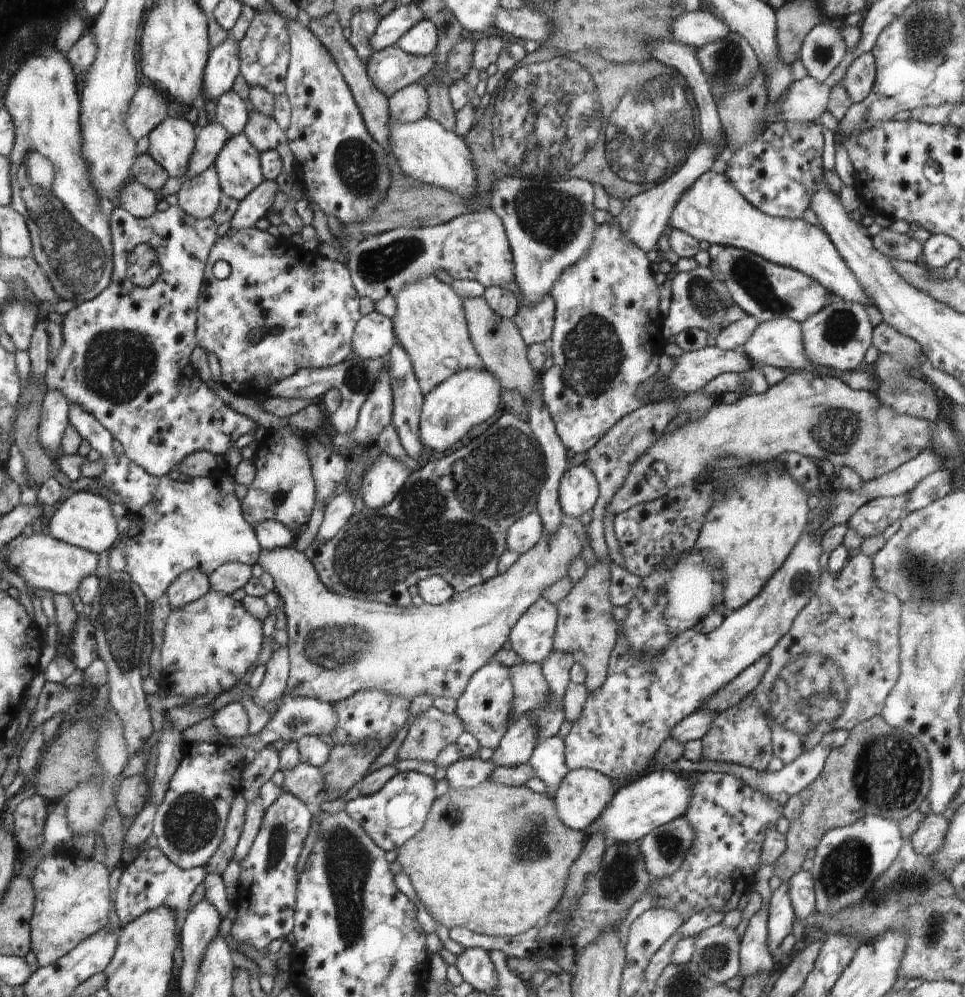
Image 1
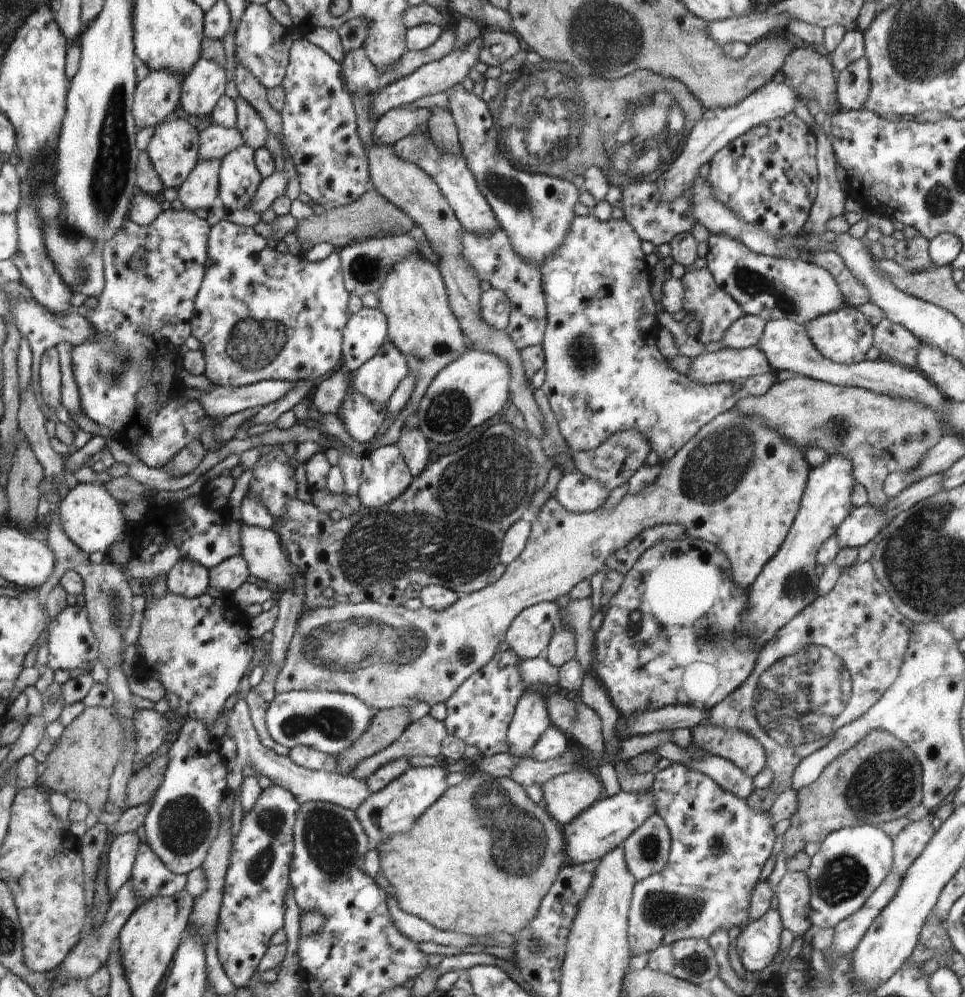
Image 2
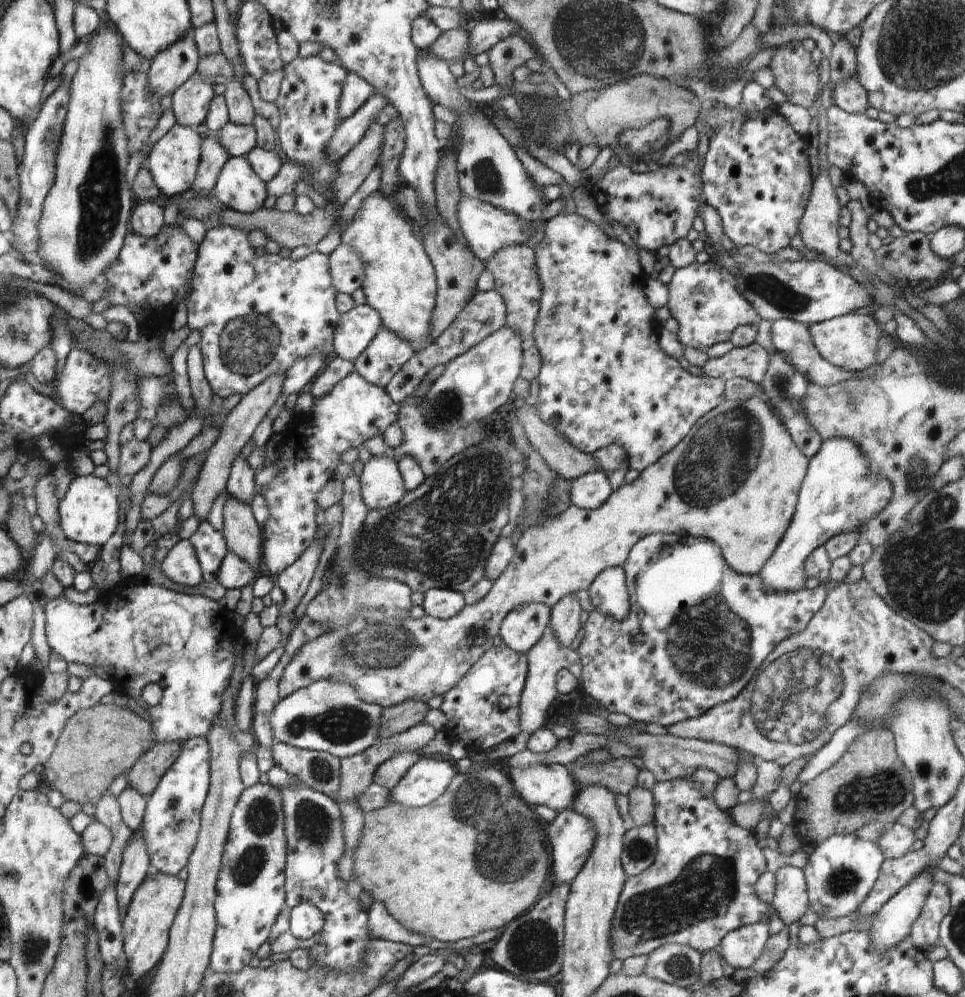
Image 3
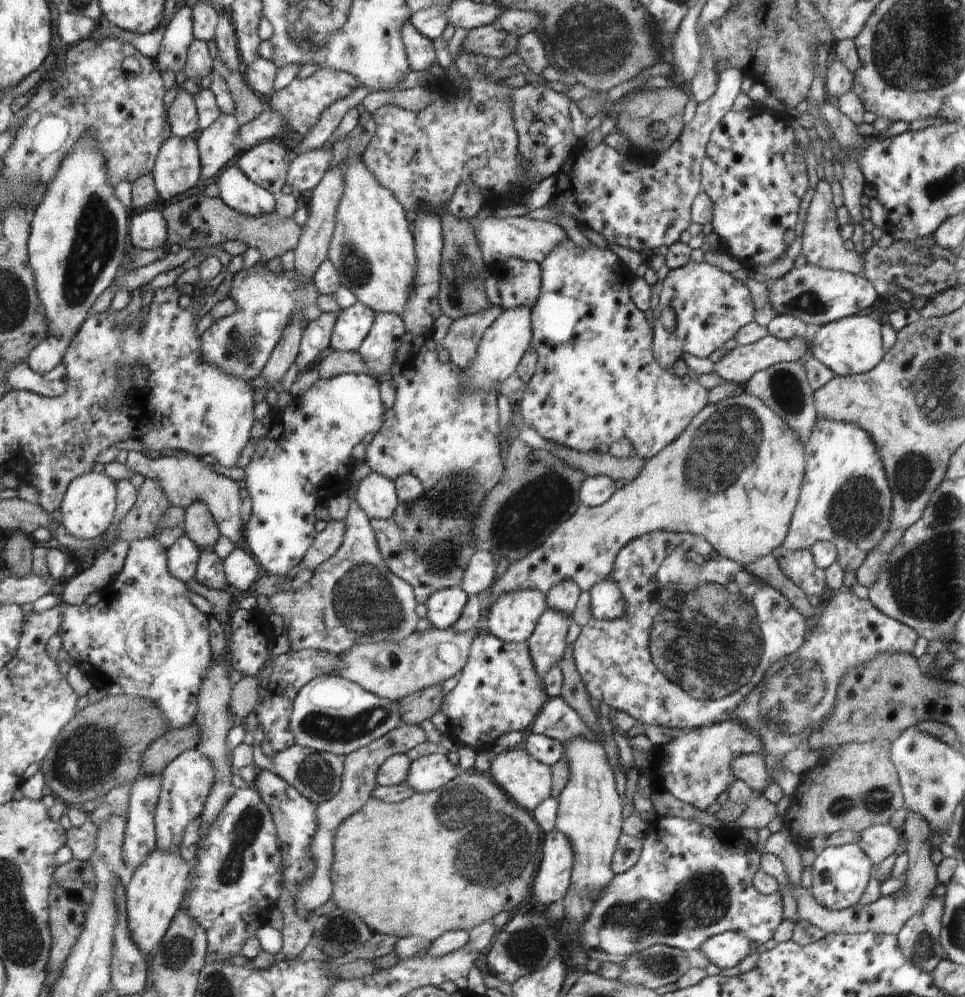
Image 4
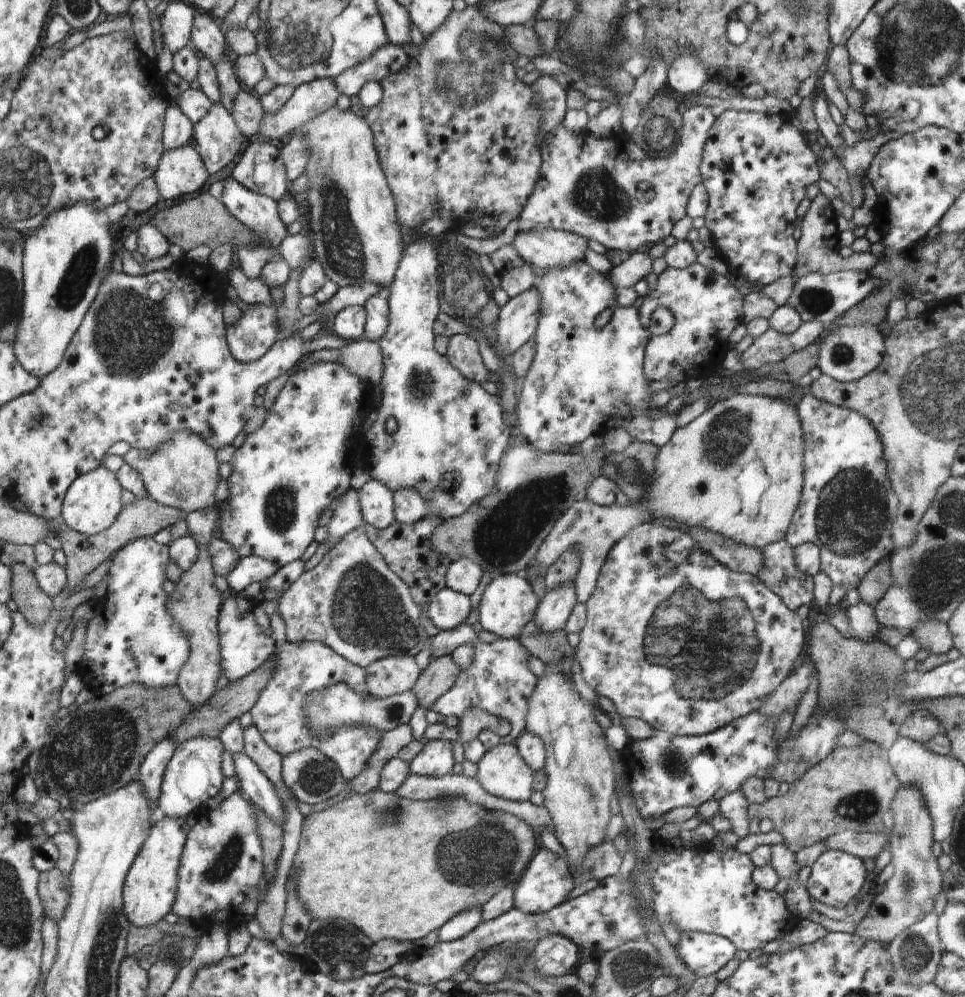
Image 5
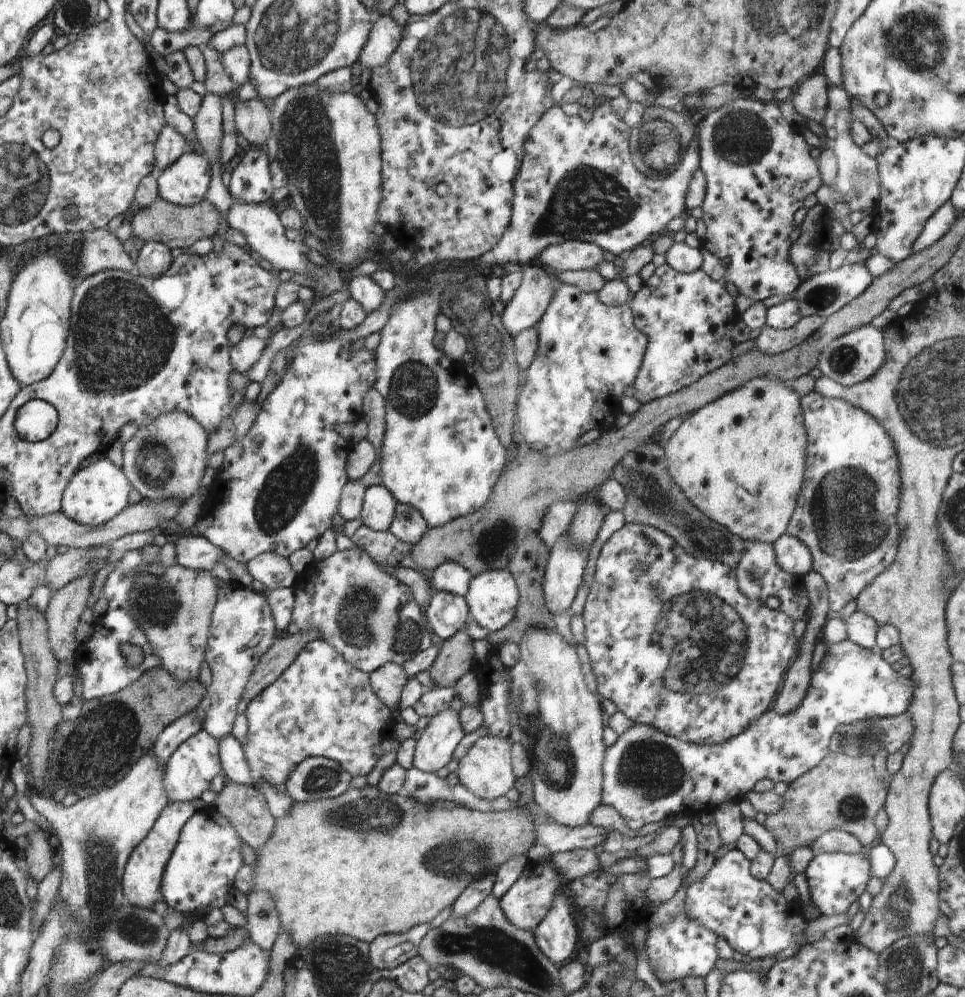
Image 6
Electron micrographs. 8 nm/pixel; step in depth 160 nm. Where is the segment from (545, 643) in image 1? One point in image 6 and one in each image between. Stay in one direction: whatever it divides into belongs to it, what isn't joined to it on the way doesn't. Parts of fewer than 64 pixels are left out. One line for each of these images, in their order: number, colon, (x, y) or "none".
2: (529, 635)
3: (523, 627)
4: (513, 618)
5: (508, 603)
6: (493, 596)

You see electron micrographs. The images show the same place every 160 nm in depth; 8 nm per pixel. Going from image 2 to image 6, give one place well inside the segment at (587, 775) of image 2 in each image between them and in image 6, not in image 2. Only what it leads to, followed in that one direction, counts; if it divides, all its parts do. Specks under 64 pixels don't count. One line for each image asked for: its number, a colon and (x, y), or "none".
3: (553, 785)
4: (529, 782)
5: (502, 771)
6: (487, 769)

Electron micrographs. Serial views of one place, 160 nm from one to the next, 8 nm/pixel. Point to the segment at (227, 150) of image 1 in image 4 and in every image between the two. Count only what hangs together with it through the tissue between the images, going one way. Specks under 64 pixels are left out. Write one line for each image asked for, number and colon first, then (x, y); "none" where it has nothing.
2: (239, 178)
3: (237, 186)
4: (236, 189)

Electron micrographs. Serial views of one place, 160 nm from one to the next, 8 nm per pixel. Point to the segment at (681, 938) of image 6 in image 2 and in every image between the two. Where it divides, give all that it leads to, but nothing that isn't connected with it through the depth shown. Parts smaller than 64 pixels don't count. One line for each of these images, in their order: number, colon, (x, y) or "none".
2: (757, 944)
3: (741, 948)
4: (724, 950)
5: (703, 953)

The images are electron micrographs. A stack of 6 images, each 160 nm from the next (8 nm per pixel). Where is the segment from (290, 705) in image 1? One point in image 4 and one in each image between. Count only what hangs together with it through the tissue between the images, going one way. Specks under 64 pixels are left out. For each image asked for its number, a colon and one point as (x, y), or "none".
2: (330, 721)
3: (329, 716)
4: (331, 714)

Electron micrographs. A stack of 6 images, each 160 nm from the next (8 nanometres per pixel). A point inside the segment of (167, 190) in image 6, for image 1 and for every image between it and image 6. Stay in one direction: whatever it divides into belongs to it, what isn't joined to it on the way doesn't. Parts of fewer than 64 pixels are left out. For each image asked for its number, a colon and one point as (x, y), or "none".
1: (171, 144)
2: (173, 149)
3: (173, 161)
4: (177, 169)
5: (181, 171)

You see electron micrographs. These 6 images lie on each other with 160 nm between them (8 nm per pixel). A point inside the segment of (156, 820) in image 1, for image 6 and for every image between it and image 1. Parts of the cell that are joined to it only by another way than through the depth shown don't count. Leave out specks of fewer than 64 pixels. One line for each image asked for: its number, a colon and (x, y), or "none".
2: (184, 819)
3: (171, 821)
4: (186, 783)
5: (193, 775)
6: (188, 772)

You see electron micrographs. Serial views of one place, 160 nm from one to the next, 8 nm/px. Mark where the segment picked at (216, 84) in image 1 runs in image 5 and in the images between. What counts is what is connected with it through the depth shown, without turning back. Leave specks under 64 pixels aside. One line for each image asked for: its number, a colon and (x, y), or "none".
2: (202, 87)
3: (190, 103)
4: (183, 113)
5: (178, 129)

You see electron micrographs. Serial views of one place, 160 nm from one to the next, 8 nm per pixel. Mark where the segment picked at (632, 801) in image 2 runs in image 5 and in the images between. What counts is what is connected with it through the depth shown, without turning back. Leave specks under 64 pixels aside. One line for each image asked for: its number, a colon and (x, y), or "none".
3: (572, 835)
4: (552, 882)
5: (547, 882)

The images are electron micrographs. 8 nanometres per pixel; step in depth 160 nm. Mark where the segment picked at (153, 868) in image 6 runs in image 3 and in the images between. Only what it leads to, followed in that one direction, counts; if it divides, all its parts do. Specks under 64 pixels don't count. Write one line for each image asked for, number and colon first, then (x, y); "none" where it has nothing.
3: (146, 925)
4: (154, 895)
5: (150, 888)

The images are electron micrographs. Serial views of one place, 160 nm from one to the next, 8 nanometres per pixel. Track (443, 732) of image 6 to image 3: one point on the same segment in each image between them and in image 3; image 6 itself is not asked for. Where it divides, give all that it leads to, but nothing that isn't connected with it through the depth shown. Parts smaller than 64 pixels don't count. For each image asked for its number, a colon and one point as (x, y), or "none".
3: (427, 779)
4: (429, 772)
5: (435, 760)

